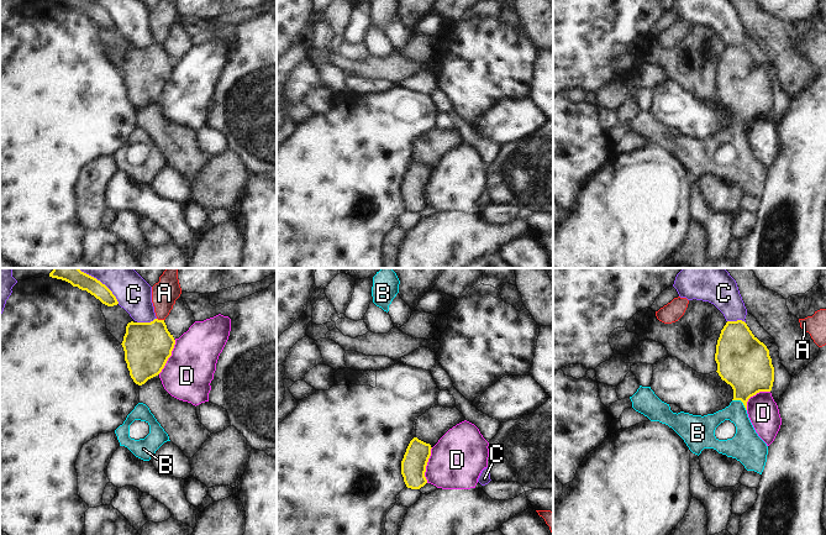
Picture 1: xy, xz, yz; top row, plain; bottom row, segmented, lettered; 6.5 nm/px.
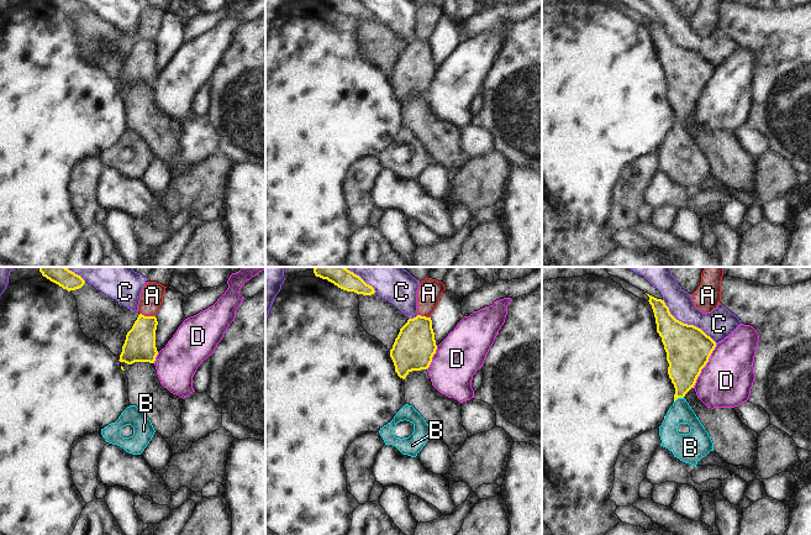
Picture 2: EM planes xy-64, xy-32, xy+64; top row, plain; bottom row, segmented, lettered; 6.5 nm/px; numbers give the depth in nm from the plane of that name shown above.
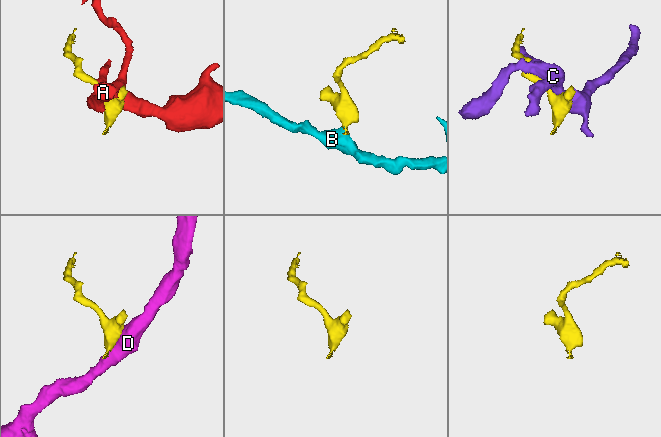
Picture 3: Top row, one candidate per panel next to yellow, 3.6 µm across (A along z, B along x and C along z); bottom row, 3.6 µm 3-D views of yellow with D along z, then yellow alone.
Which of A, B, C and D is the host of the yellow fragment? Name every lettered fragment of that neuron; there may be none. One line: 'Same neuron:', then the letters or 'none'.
Same neuron: B.

